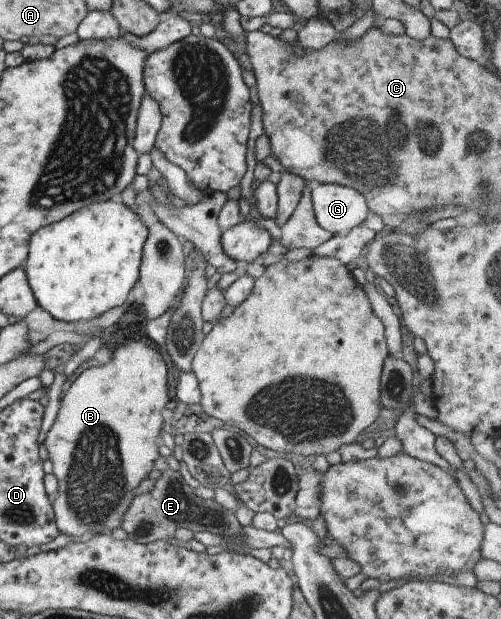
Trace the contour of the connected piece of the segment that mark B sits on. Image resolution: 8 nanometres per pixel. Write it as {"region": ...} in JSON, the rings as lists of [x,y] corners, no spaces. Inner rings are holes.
{"region":[[[126,338],[109,353],[107,363],[80,372],[59,401],[56,417],[43,443],[52,464],[51,473],[57,480],[56,492],[51,495],[54,524],[58,534],[72,538],[70,543],[73,543],[80,542],[86,533],[94,532],[95,537],[120,528],[122,516],[136,496],[134,488],[148,478],[147,474],[153,469],[153,462],[159,456],[161,410],[168,402],[166,366],[152,346],[141,339]]]}

